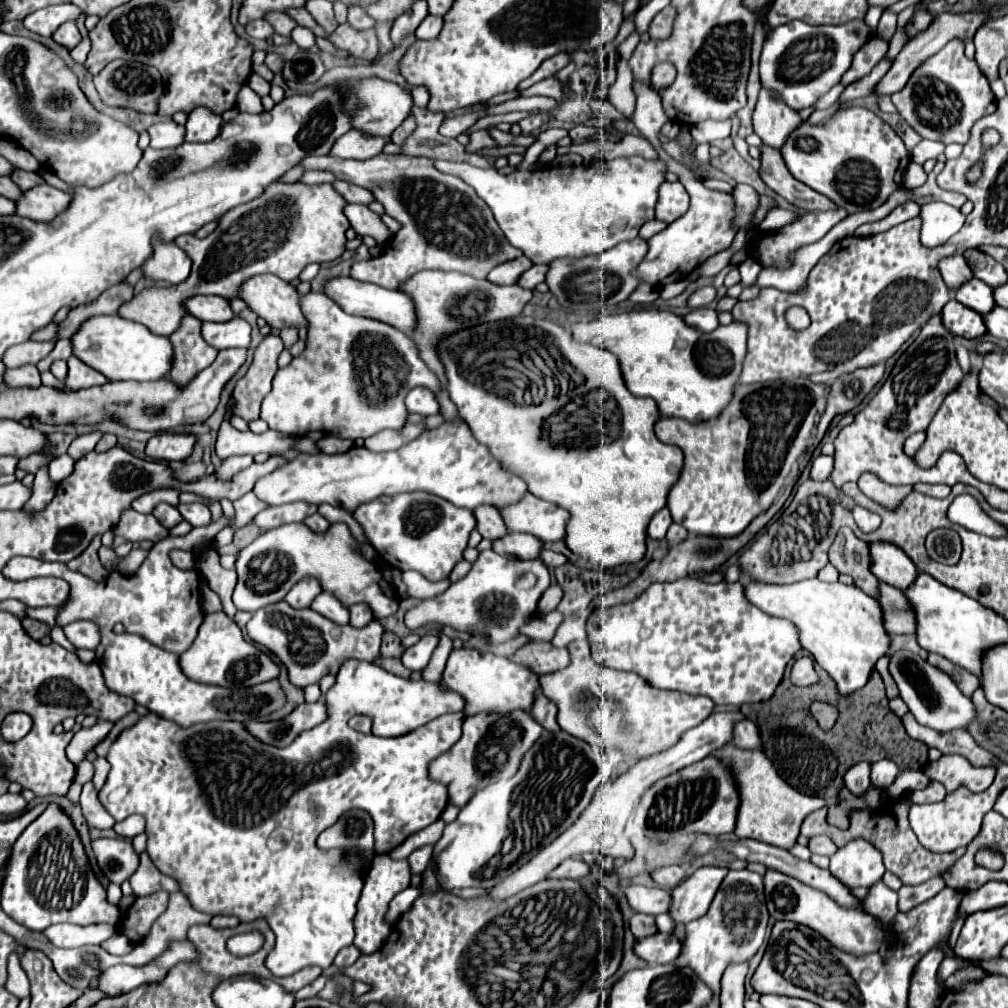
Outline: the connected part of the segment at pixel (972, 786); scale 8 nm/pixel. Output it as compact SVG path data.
M942 755L940 761L926 765L924 773L946 787L946 791L956 791L960 787L966 787L972 793L980 793L988 789L988 785L994 779L996 769L994 767L972 767L964 757L960 755Z

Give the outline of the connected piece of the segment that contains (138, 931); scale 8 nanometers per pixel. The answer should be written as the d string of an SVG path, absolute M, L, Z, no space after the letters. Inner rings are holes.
M158 891L148 897L138 897L134 905L128 909L128 913L120 921L120 933L124 933L134 945L142 943L150 935L150 927L154 925L156 917L164 913L168 907L170 893Z

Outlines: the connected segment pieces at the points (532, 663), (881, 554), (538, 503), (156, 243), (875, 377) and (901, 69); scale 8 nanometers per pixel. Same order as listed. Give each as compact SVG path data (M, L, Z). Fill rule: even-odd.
M528 641L524 647L520 647L512 655L512 661L526 665L538 675L546 675L546 673L554 673L568 667L570 653L566 647L556 649L554 645L546 641Z
M872 543L872 573L882 581L900 591L906 591L918 577L914 563L906 557L902 549L888 543Z
M526 493L522 501L504 507L502 517L510 531L530 533L540 541L562 541L566 537L566 525L570 513L554 503L538 499Z
M154 235L152 255L142 265L142 275L154 281L166 281L170 285L182 283L190 275L190 257L172 241L162 241Z
M872 365L866 369L856 369L852 373L846 373L844 377L838 377L830 387L828 405L824 415L820 417L816 435L824 435L830 421L836 415L844 415L856 409L864 401L864 397L870 395L870 391L876 387L882 375L884 375L884 365Z
M942 13L940 17L936 17L936 19L932 21L932 25L930 25L928 29L924 29L924 33L918 33L916 37L912 37L912 39L904 45L904 49L902 49L902 51L898 53L898 57L894 59L890 71L888 71L888 73L880 79L880 83L874 87L872 95L878 97L878 95L890 95L890 93L900 91L900 89L906 85L908 77L912 75L912 69L916 69L916 67L920 65L920 61L926 61L930 55L938 53L938 51L940 51L950 39L954 39L954 37L958 37L958 39L970 39L970 37L976 33L976 29L980 27L982 21L984 21L984 17L978 15L978 13L964 13L964 15Z

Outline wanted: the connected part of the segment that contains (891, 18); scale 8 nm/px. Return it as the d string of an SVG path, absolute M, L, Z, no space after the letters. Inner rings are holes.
M884 11L878 24L878 37L890 41L896 32L897 15L891 11Z

